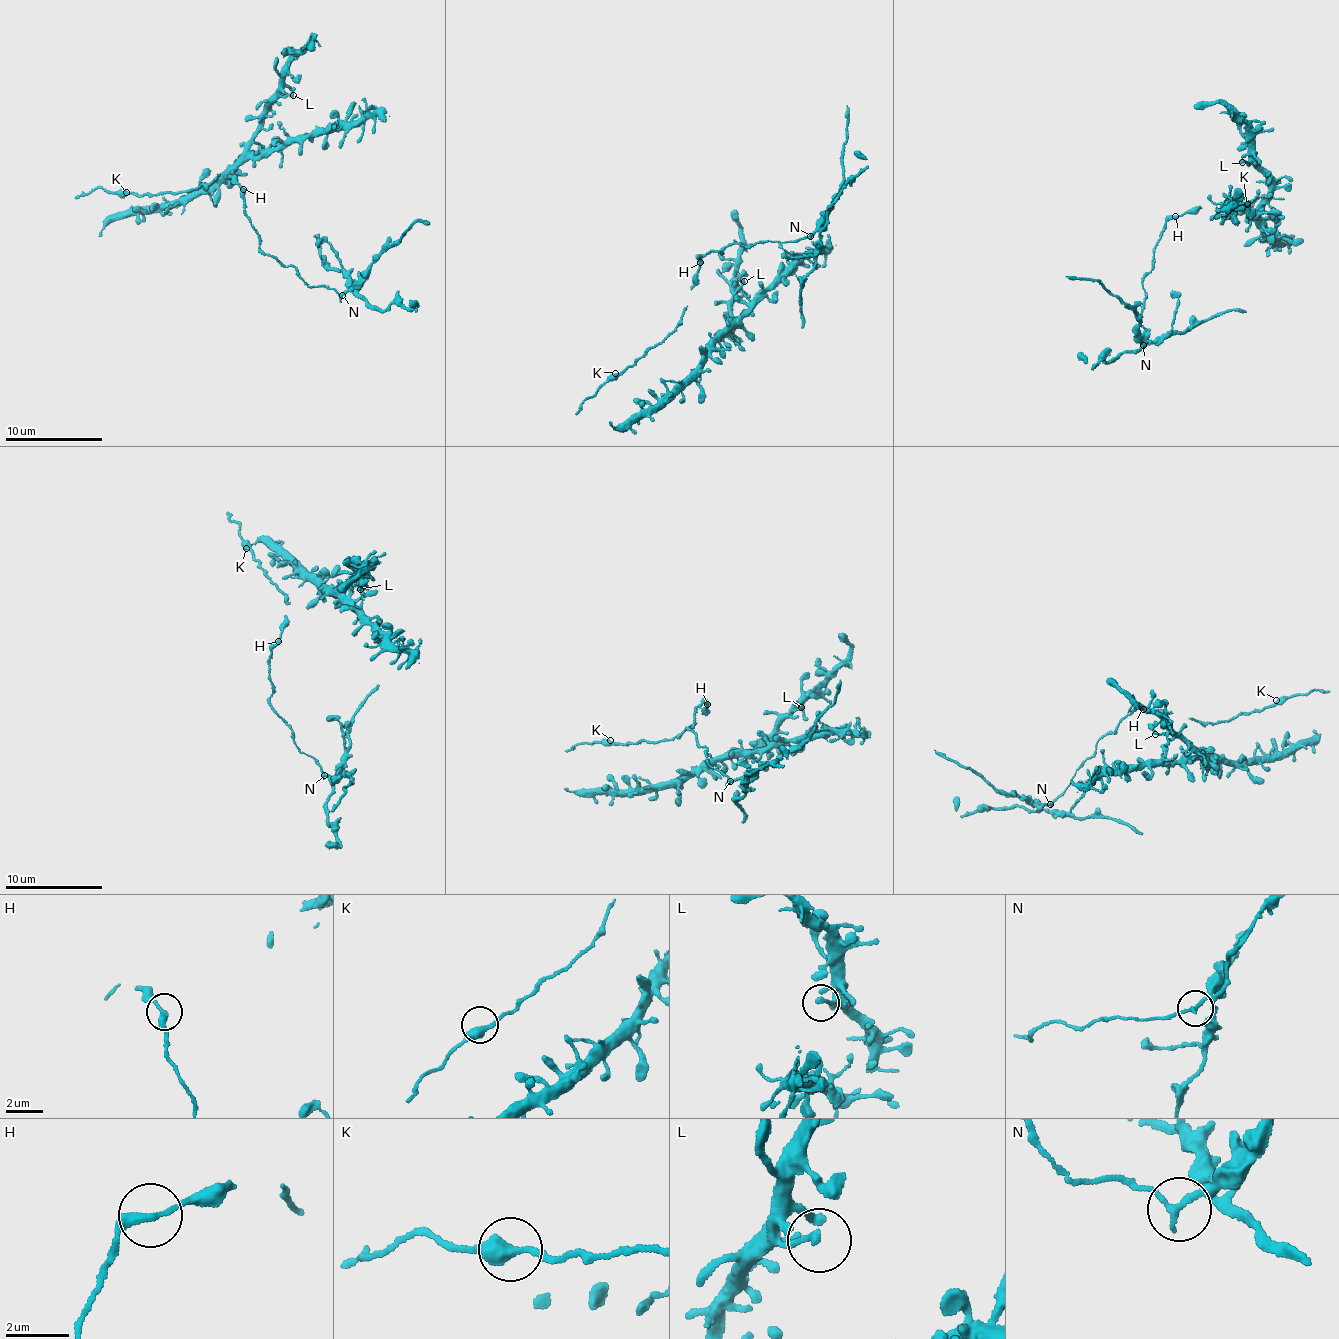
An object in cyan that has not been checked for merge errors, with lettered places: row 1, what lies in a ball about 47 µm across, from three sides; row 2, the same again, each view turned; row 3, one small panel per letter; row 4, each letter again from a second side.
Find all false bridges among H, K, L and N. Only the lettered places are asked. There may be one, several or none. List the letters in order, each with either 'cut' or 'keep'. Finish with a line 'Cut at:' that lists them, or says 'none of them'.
H: keep
K: keep
L: keep
N: cut
Cut at: N

